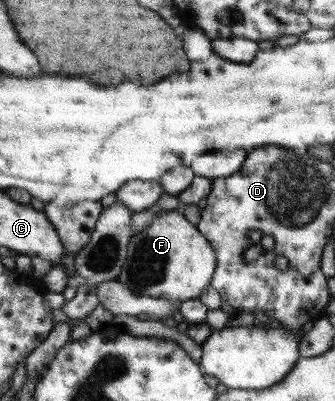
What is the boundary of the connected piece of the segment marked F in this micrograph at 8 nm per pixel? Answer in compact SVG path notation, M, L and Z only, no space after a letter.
M179 210L155 213L152 224L134 234L128 256L116 279L135 294L178 302L199 299L217 265L217 256L205 236Z

